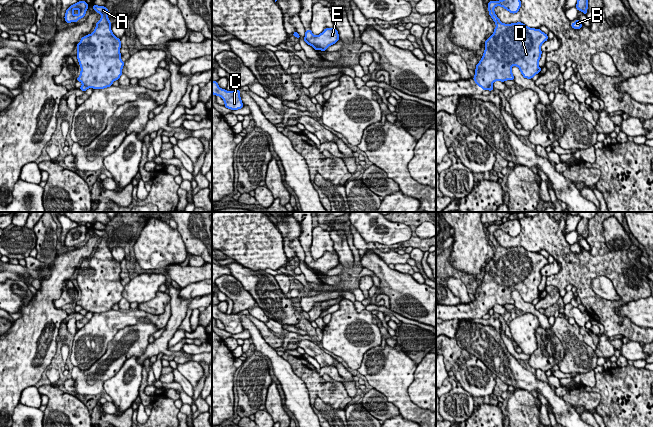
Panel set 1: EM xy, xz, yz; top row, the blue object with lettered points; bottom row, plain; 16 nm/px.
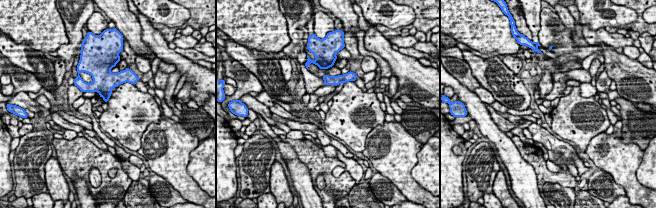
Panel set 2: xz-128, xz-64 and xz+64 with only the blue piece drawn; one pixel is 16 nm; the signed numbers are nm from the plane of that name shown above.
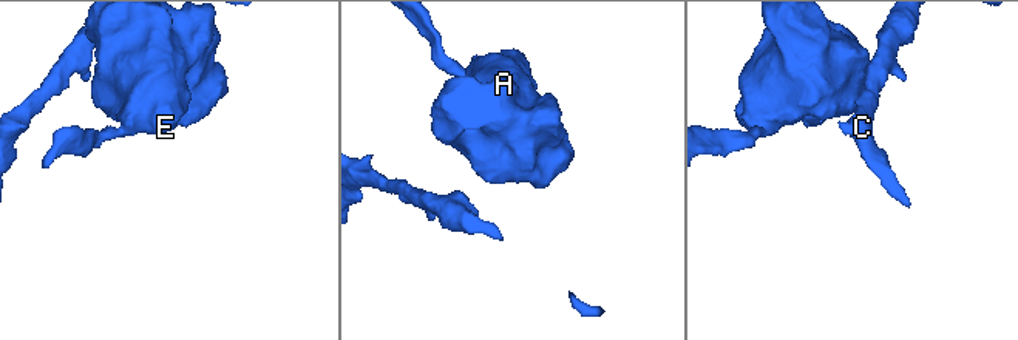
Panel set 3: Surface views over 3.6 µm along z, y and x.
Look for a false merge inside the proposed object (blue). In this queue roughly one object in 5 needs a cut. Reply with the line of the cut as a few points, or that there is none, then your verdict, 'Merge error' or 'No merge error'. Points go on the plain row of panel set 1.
Split along xz (304, 261), (313, 270). Merge error

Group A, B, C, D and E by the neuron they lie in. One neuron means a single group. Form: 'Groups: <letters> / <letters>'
Groups: A D E / B C

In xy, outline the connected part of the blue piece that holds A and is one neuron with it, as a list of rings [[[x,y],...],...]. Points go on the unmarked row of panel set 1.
[[[93,229],[101,238],[92,258],[81,262],[77,268],[77,283],[81,291],[77,305],[93,313],[112,310],[122,297],[124,286],[121,284],[121,265],[111,254],[109,235],[104,230]]]

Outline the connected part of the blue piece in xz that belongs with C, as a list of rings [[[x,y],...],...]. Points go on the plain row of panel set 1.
[[[212,304],[212,318],[220,320],[225,327],[225,331],[231,334],[243,332],[243,327],[240,321],[240,314],[226,315],[218,310],[217,305]]]

